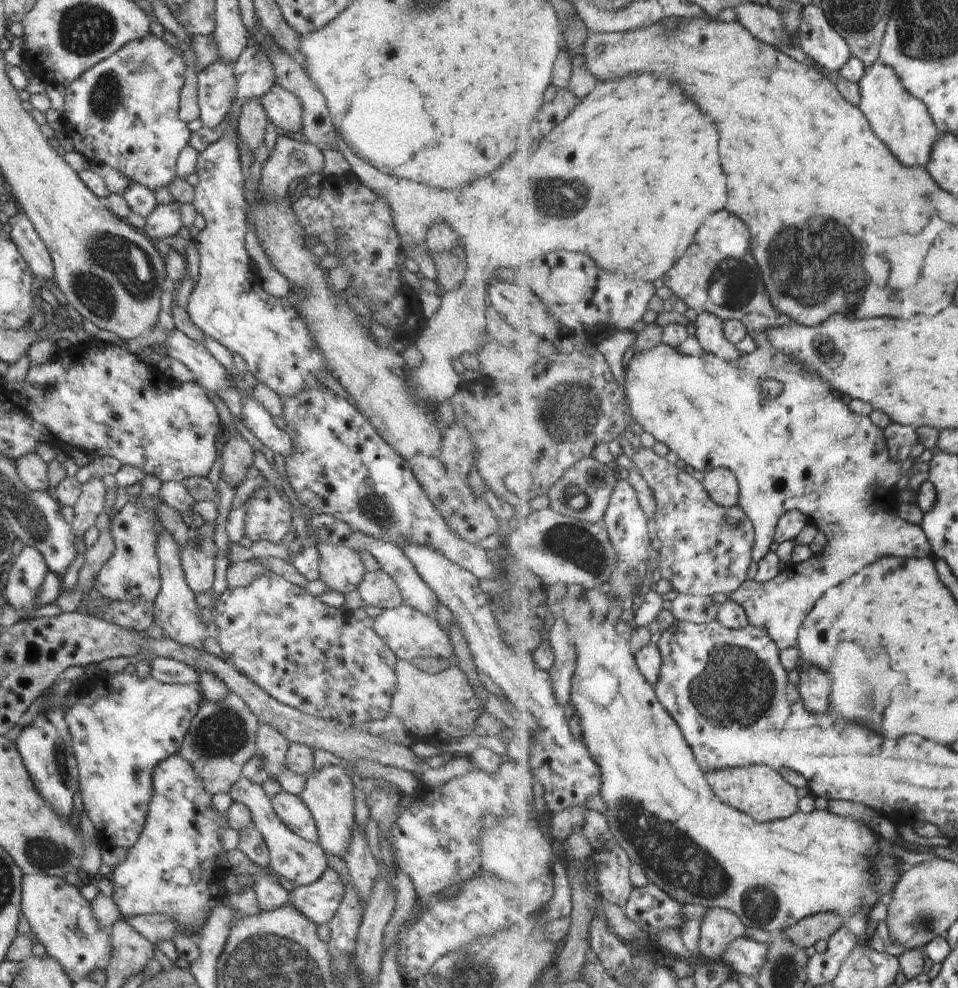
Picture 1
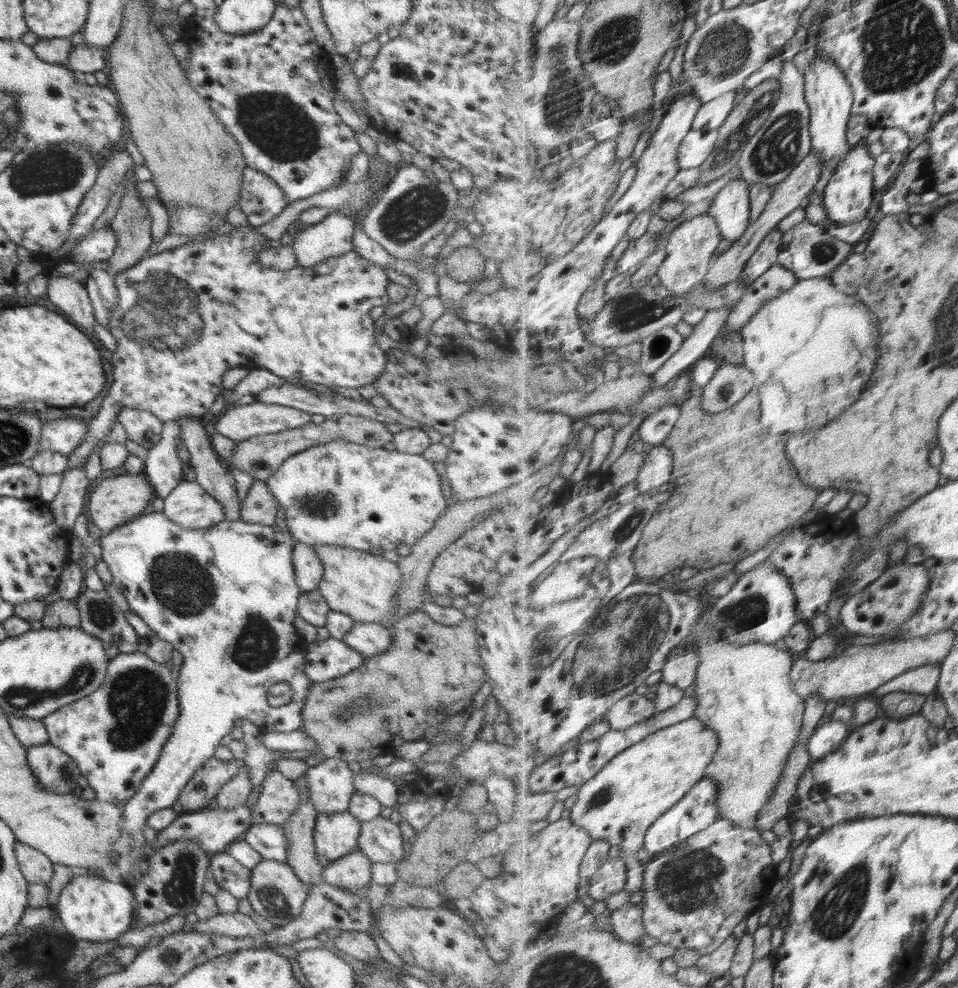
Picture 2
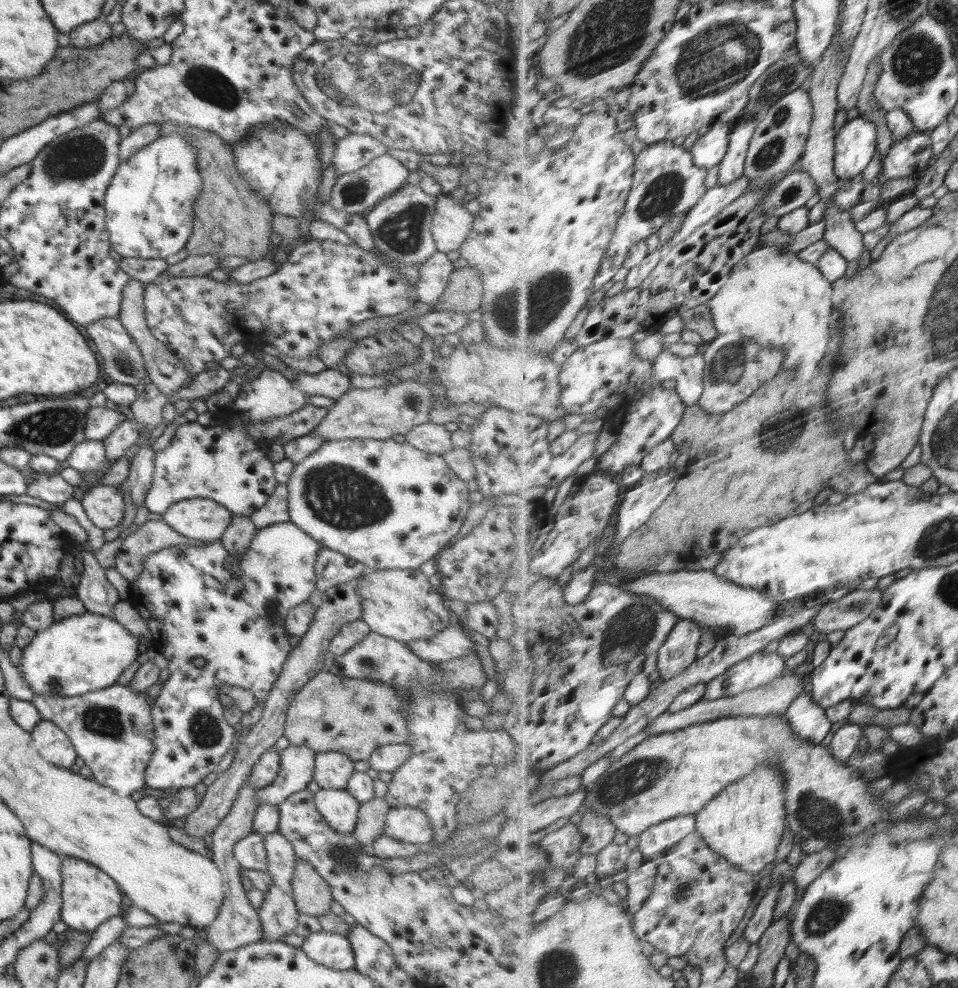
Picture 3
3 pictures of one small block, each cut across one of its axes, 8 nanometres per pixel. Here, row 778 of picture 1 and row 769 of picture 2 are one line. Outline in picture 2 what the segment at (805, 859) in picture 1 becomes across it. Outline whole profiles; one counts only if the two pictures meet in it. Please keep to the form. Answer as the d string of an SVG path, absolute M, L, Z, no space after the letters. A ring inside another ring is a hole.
M700 718L679 722L675 726L660 730L646 740L628 748L611 760L592 780L589 780L578 794L577 802L567 814L578 826L590 831L595 841L608 840L619 846L626 857L636 856L642 848L649 847L652 825L674 808L691 790L702 781L720 748L720 738L716 730L708 728Z

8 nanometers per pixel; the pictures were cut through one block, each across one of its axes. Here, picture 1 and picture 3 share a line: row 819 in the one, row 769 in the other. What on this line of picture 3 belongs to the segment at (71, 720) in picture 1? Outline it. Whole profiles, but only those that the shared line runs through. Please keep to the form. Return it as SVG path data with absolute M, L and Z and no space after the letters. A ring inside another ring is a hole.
M118 682L74 697L35 696L31 702L44 721L60 728L74 746L77 756L92 770L96 782L124 797L145 785L145 770L154 752L154 726L150 710L154 700L146 691L136 691Z

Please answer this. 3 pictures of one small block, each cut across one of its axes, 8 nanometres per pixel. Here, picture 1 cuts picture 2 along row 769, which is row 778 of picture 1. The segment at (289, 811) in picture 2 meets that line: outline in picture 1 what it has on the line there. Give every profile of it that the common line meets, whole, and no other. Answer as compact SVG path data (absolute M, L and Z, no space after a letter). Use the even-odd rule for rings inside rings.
M260 724L257 727L255 743L256 758L262 762L264 770L270 774L270 778L278 780L278 774L284 769L286 754L290 750L288 739L276 728L272 728L268 724Z

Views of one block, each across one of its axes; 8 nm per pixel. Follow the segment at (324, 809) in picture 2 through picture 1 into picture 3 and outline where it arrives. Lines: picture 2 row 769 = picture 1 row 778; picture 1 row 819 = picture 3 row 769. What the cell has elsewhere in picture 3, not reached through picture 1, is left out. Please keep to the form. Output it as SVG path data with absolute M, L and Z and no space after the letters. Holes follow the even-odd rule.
M322 752L314 755L314 782L320 788L342 790L355 771L354 763L346 754L338 752Z

